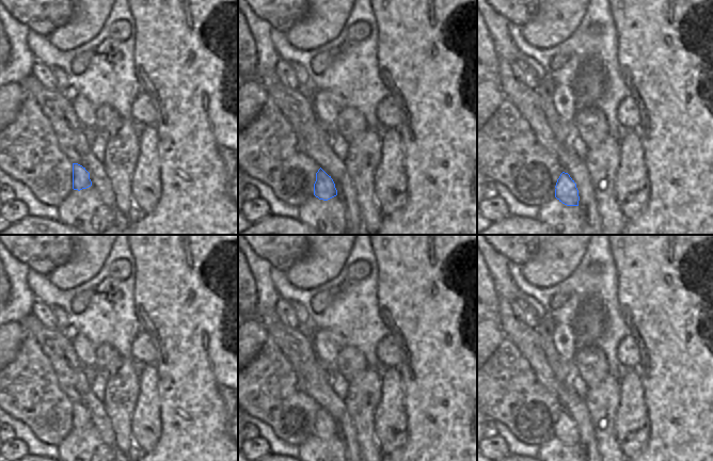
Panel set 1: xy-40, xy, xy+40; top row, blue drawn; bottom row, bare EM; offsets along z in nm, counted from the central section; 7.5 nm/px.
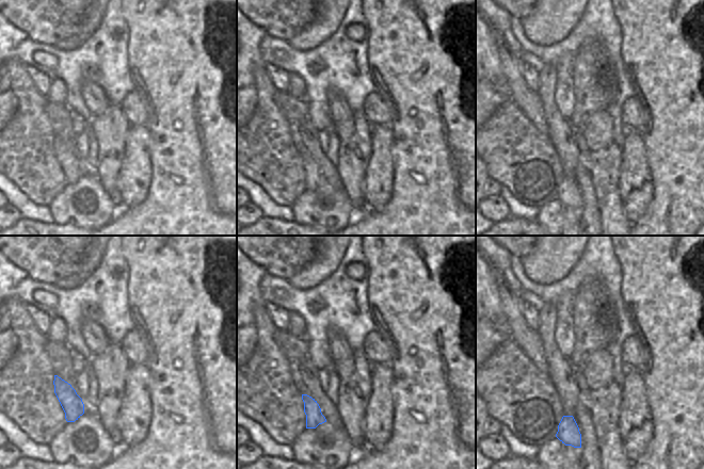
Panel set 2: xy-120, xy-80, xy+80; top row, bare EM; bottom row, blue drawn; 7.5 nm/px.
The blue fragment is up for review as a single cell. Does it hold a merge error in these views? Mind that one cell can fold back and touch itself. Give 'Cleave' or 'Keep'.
Cleave

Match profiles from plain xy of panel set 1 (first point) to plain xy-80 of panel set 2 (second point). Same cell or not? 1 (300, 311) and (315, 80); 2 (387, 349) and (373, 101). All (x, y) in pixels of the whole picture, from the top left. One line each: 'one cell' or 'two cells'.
1: two cells
2: one cell

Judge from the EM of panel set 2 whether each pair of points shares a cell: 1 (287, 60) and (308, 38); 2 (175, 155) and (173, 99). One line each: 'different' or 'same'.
1: different
2: same

